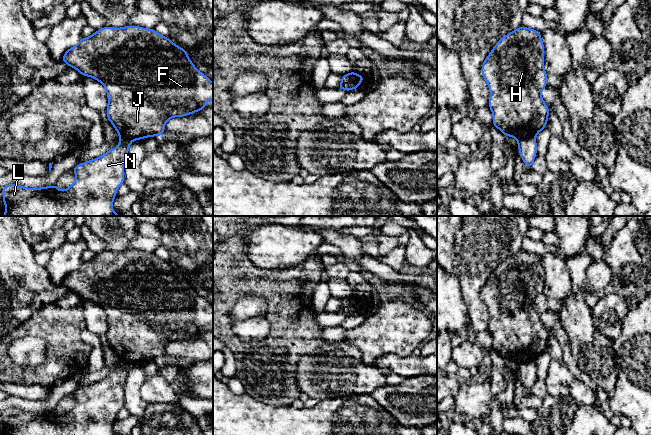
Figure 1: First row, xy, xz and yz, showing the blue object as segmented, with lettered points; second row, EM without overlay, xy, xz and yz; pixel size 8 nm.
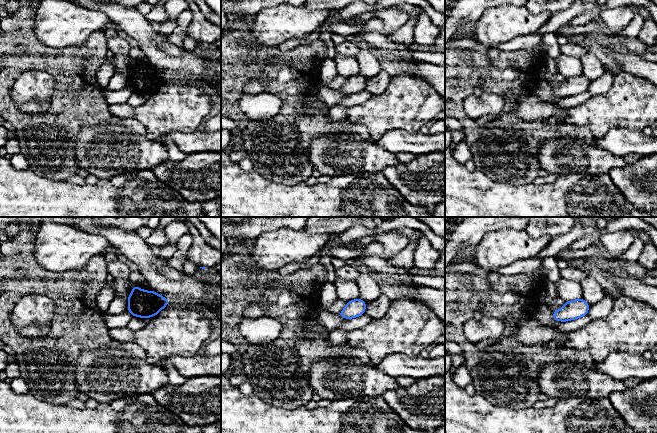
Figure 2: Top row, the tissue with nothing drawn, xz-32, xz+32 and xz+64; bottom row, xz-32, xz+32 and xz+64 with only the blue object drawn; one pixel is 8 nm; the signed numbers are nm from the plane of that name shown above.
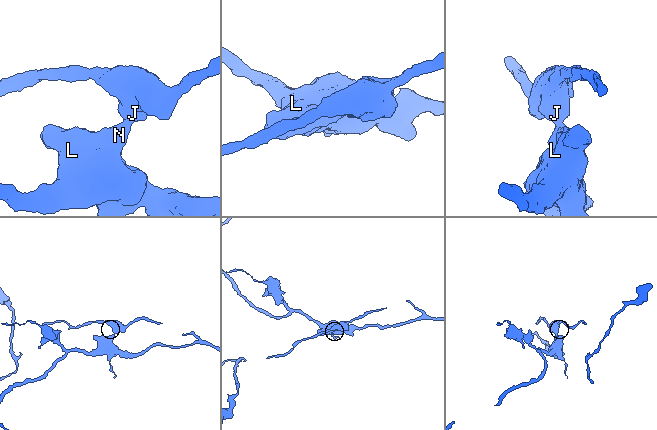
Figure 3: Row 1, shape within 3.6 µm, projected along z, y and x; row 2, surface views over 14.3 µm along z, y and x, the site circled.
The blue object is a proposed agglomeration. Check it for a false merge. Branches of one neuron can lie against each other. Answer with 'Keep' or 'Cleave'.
Cleave

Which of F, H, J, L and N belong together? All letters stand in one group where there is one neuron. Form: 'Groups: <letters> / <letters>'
Groups: F H J / L N

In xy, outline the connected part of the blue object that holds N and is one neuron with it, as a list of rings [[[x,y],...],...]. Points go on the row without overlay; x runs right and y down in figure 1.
[[[120,361],[117,372],[108,374],[96,383],[75,389],[72,394],[76,399],[76,404],[65,414],[59,414],[57,408],[36,413],[26,412],[18,408],[9,408],[2,411],[2,425],[6,430],[6,435],[113,435],[112,427],[116,421],[116,415],[124,407],[124,385],[131,366],[130,363]]]

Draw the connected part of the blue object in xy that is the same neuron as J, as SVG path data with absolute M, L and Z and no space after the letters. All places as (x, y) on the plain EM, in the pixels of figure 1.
M105 250L68 273L62 285L104 309L108 320L107 343L122 362L160 361L170 342L200 335L213 323L213 306L193 289L183 272L155 253Z

